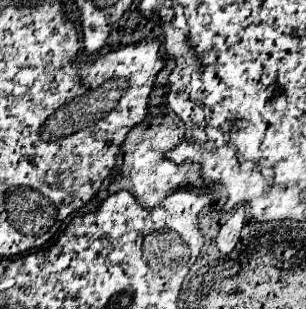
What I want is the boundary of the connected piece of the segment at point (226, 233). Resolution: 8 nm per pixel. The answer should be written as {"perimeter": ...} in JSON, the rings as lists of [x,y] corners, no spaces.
{"perimeter":[[[236,211],[224,225],[222,225],[222,229],[220,229],[220,233],[218,233],[218,249],[222,251],[222,253],[230,253],[234,247],[236,247],[236,243],[238,243],[238,239],[240,239],[240,229],[242,229],[242,225],[244,225],[244,211]]]}

